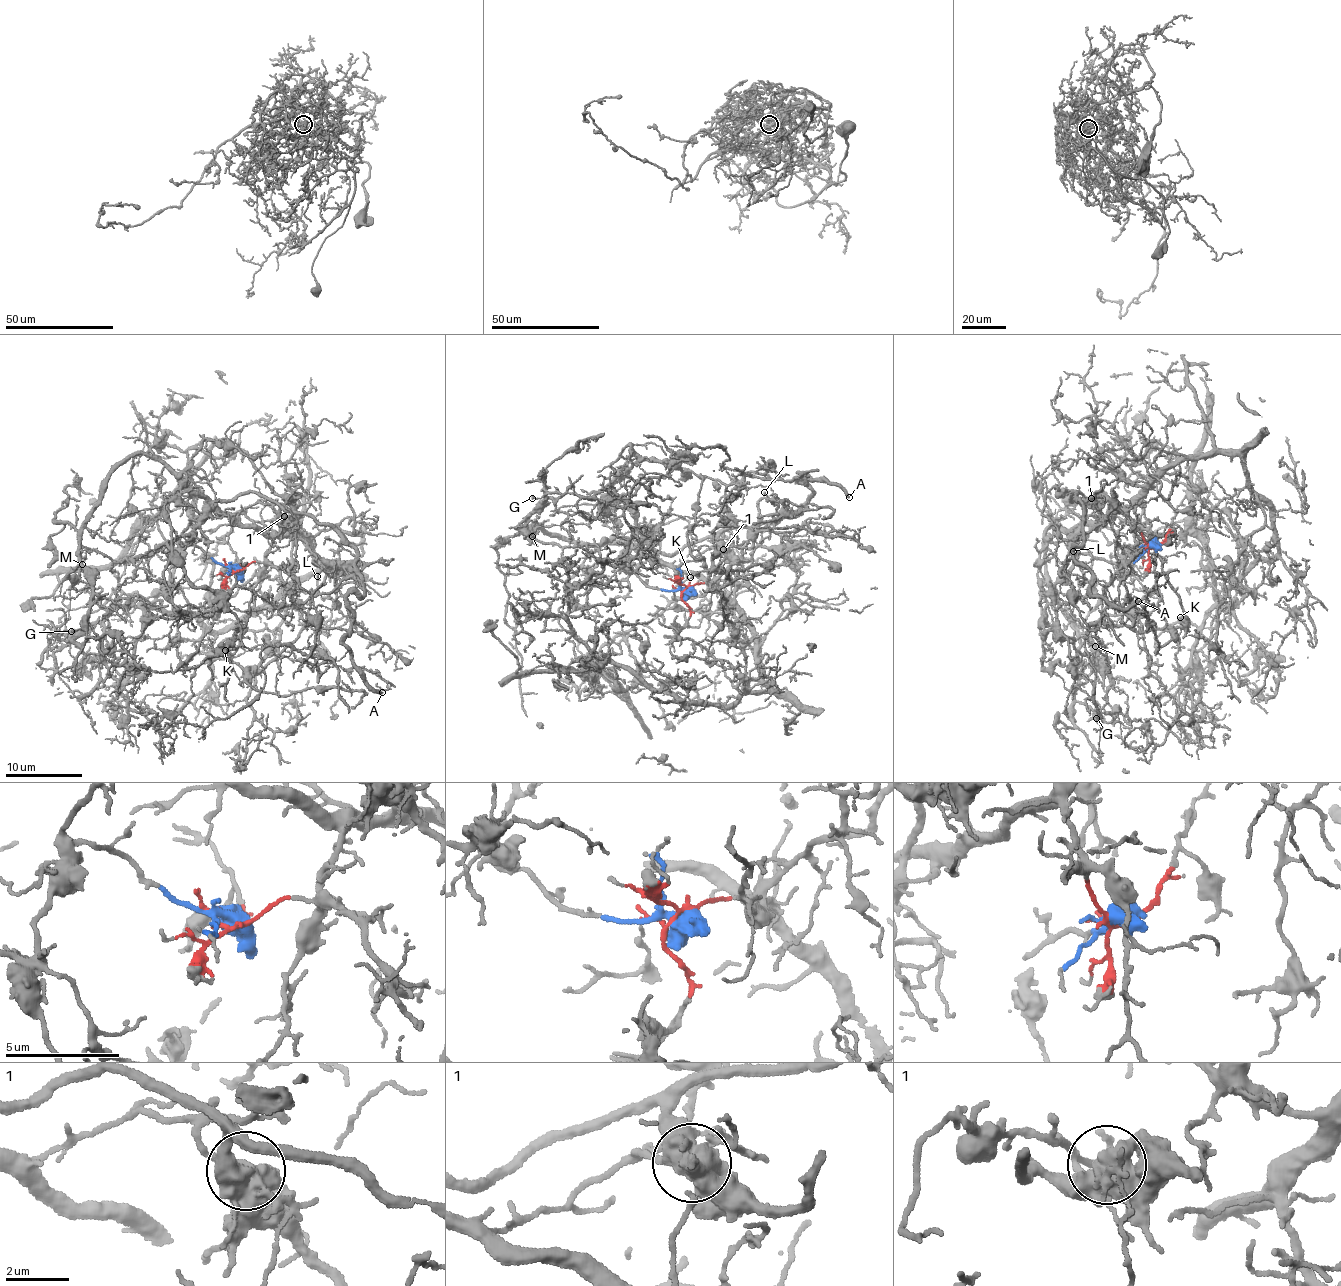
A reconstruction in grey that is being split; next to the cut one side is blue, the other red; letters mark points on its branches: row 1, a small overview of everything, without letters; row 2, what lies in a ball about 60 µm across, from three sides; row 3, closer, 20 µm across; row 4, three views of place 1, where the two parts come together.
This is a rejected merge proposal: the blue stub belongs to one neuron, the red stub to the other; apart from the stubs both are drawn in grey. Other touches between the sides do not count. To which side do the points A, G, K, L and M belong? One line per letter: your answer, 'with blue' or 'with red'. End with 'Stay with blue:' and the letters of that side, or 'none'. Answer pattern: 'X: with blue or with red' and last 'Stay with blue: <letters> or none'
A: with blue
G: with red
K: with blue
L: with blue
M: with red
Stay with blue: A, K, L

